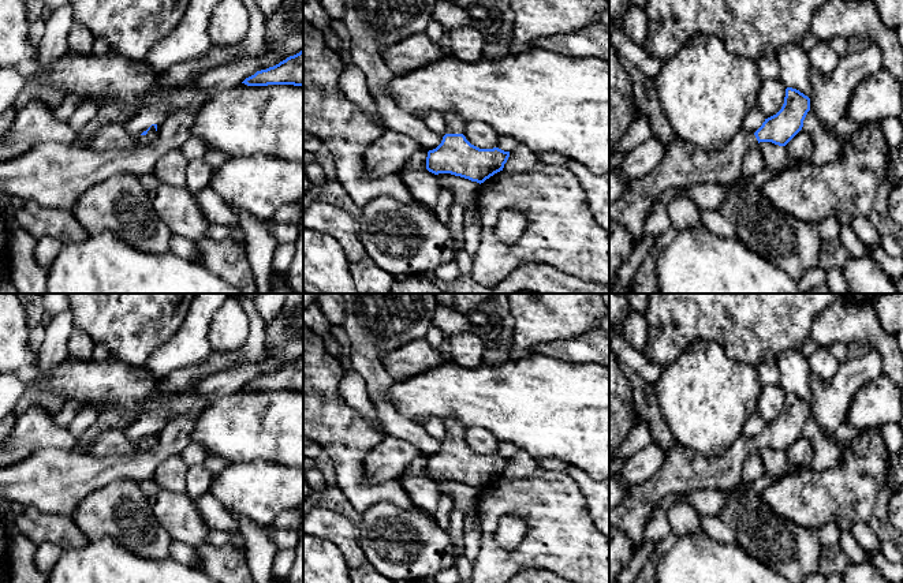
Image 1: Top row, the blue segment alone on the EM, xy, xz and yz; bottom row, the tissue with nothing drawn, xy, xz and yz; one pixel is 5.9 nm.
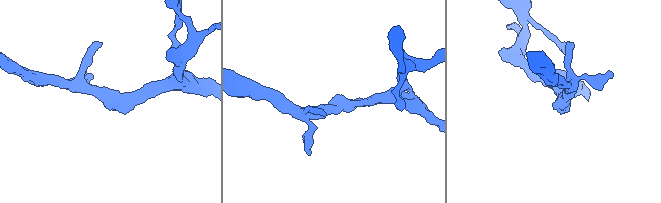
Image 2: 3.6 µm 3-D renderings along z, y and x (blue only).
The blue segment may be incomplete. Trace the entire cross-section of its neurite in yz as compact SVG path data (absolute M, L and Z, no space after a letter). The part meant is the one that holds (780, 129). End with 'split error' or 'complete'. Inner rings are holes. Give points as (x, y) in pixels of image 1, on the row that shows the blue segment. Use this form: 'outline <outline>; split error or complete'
outline M787 87L781 109L765 119L753 134L740 130L732 142L716 153L706 153L676 138L663 153L661 161L642 179L630 182L624 193L609 203L609 220L627 228L634 239L643 238L646 218L656 198L672 187L705 183L728 184L743 176L743 158L760 142L786 146L803 127L810 98Z; split error

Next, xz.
outline M455 113L443 116L447 134L436 149L428 152L426 169L429 172L451 173L481 184L503 171L510 152L499 147L480 149L471 145L463 135L466 122Z; split error

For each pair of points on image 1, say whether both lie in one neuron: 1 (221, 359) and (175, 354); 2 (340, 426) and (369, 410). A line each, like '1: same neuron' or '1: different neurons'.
1: different neurons
2: different neurons

